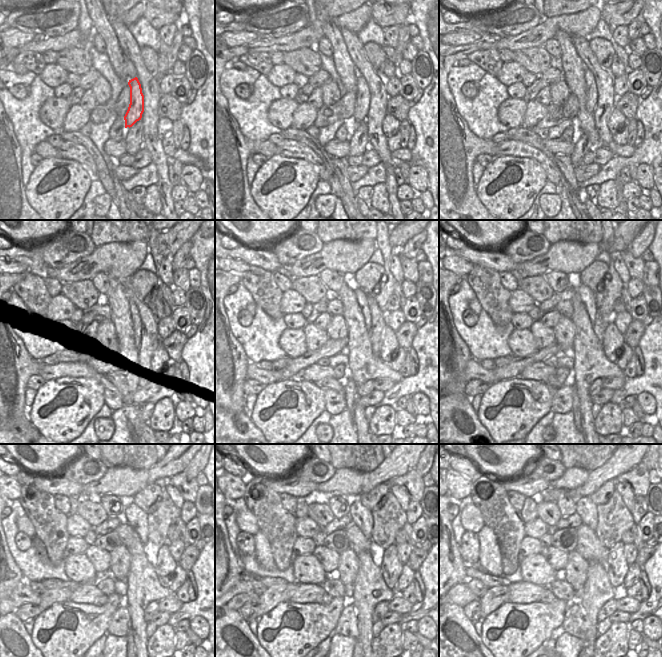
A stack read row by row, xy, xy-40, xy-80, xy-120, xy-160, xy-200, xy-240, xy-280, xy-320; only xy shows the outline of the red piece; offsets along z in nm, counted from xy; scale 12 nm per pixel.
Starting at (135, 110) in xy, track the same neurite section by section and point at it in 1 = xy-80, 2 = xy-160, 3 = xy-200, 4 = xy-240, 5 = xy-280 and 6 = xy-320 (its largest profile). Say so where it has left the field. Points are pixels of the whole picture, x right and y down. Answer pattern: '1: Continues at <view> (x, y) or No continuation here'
1: Continues at xy-80 (588, 76)
2: Continues at xy-160 (362, 298)
3: Continues at xy-200 (588, 298)
4: Continues at xy-240 (133, 515)
5: Continues at xy-280 (362, 517)
6: Continues at xy-320 (585, 507).

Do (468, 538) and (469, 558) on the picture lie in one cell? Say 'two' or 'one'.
one

